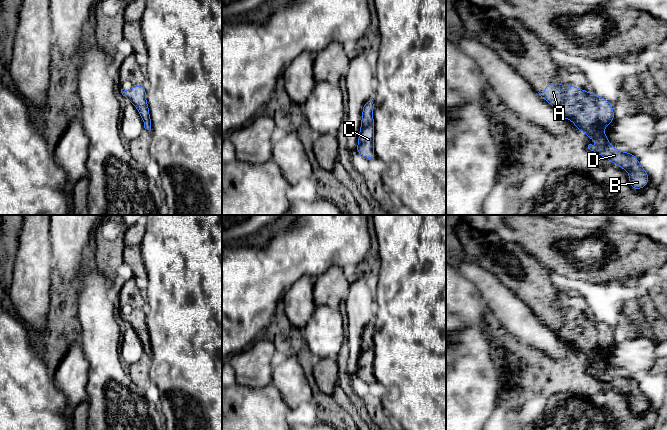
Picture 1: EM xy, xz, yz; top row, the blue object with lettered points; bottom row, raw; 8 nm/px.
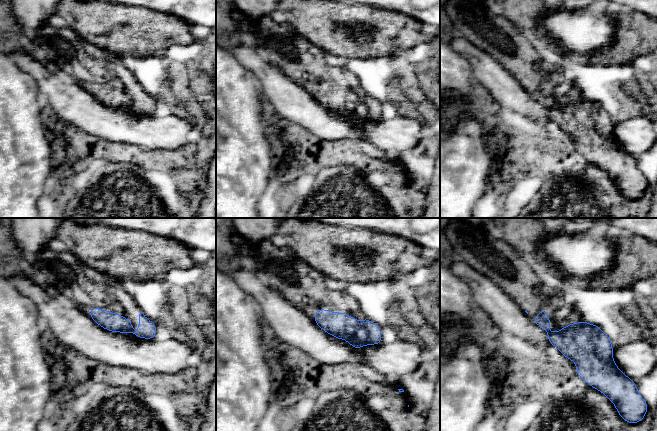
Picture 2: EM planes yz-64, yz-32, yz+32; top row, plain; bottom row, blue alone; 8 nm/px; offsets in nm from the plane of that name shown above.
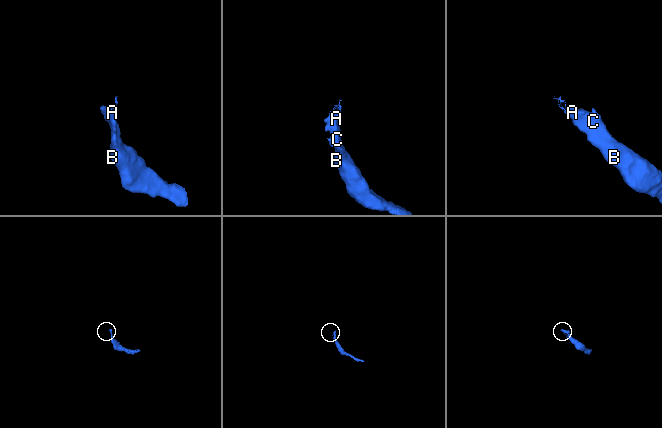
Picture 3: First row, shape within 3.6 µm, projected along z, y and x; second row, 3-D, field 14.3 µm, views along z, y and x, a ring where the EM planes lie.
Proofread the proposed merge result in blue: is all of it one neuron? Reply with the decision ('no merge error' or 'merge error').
no merge error

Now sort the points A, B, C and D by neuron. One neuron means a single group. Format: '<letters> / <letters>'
A B C D

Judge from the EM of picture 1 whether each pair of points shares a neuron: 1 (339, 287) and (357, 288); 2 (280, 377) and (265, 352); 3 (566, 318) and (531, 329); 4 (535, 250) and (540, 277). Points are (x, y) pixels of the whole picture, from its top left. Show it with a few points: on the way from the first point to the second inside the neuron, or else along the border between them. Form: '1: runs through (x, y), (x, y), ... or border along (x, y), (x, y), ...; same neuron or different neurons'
1: border along (352, 275), (350, 289), (344, 298); different neurons
2: border along (273, 368), (271, 382); different neurons
3: border along (538, 317), (562, 340); different neurons
4: border along (519, 246), (533, 257); different neurons

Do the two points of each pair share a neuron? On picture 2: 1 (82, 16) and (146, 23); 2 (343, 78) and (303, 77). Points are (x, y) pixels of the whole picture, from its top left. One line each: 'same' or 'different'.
1: same
2: same

